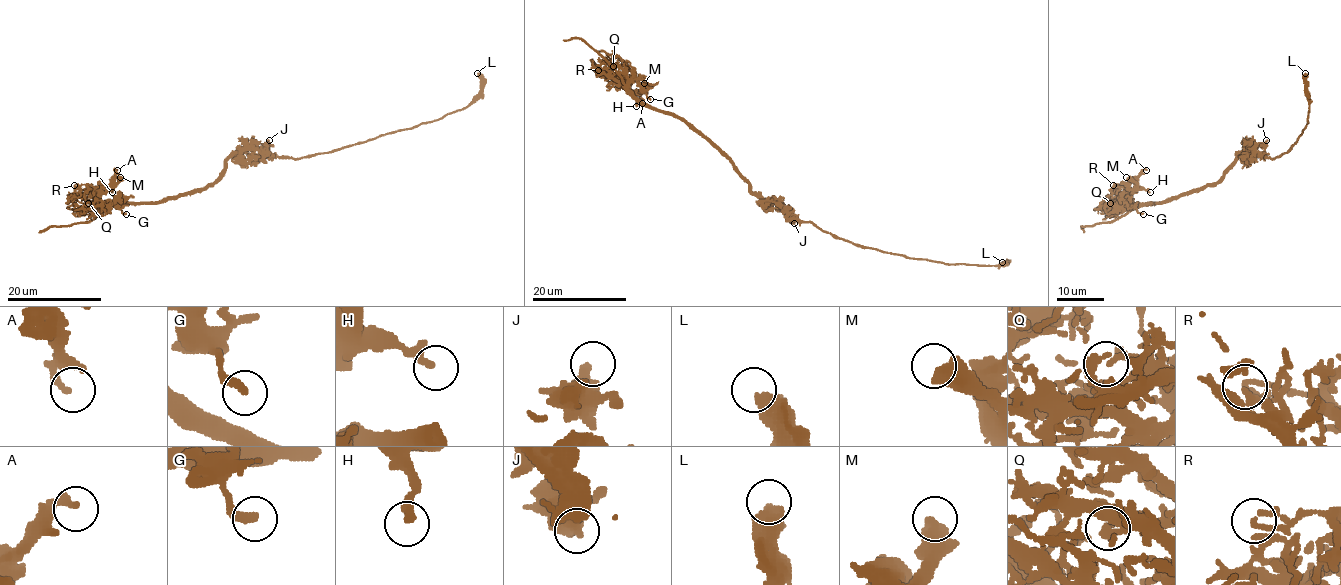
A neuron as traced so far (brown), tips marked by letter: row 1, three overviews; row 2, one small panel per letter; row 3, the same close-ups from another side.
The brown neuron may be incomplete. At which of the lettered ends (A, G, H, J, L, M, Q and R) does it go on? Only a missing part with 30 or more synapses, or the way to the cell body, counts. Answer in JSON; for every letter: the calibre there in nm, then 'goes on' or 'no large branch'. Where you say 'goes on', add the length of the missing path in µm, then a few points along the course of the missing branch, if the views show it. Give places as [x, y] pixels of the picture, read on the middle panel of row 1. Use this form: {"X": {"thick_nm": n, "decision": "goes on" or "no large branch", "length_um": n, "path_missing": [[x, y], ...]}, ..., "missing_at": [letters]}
{"A": {"thick_nm": 240, "decision": "no large branch"}, "G": {"thick_nm": 280, "decision": "no large branch"}, "H": {"thick_nm": 260, "decision": "no large branch"}, "J": {"thick_nm": 380, "decision": "no large branch"}, "L": {"thick_nm": 440, "decision": "no large branch"}, "M": {"thick_nm": 650, "decision": "no large branch"}, "Q": {"thick_nm": 180, "decision": "no large branch"}, "R": {"thick_nm": 200, "decision": "no large branch"}, "missing_at": []}

